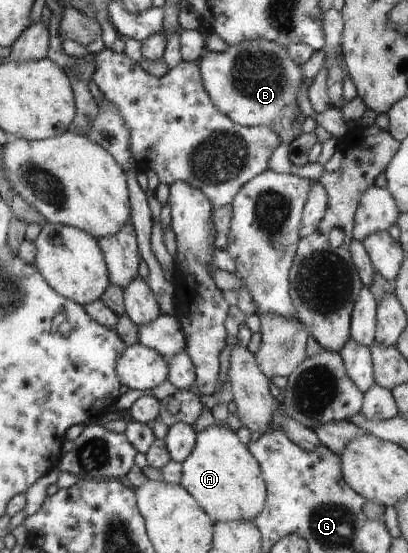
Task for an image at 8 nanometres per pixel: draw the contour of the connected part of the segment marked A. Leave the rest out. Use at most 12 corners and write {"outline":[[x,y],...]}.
{"outline":[[229,427],[196,433],[179,484],[214,523],[254,522],[259,463]]}

